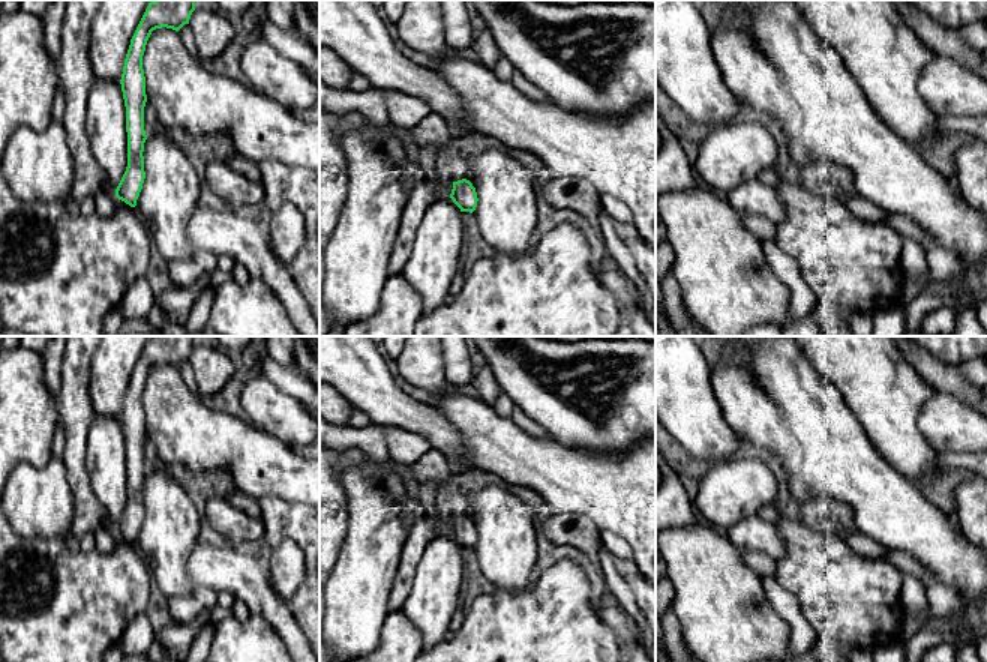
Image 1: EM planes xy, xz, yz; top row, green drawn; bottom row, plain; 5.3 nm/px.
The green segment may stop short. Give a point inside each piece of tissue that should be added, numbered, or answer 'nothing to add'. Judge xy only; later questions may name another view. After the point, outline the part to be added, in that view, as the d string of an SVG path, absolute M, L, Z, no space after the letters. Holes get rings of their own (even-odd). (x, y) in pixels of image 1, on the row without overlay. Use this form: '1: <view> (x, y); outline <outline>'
1: xy (56, 605); outline M0 509L0 660L2 662L104 662L105 653L129 621L146 612L152 593L147 563L135 543L117 534L111 552L72 552L63 536L21 537Z

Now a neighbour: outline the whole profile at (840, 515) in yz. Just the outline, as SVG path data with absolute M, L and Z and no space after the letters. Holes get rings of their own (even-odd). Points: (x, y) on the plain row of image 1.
M830 495L814 501L820 515L825 515L832 528L849 530L854 527L854 509Z

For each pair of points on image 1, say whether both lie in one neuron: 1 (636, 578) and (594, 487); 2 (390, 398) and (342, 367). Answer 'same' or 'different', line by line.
1: different
2: same

